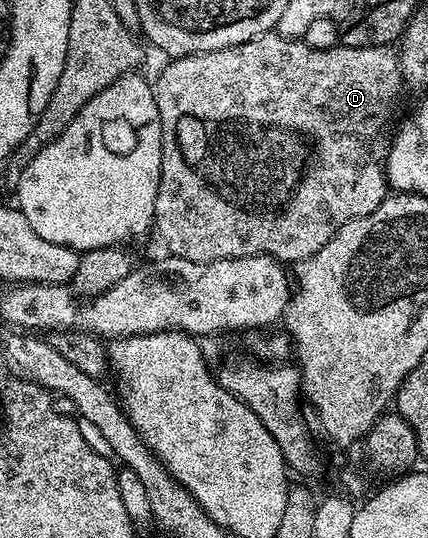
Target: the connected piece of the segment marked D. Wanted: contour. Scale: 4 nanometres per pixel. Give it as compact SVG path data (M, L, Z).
M273 30L265 31L262 35L252 37L252 41L244 41L240 45L195 55L179 55L167 63L170 64L159 73L158 80L153 80L152 83L162 126L162 168L152 227L155 232L158 230L169 254L197 263L272 255L283 264L297 264L311 259L324 245L328 245L331 237L348 221L372 213L388 197L386 154L389 153L391 144L388 138L392 131L390 118L394 115L398 94L404 91L397 50L389 46L341 45L332 49L312 49L301 39L285 39L277 30Z

